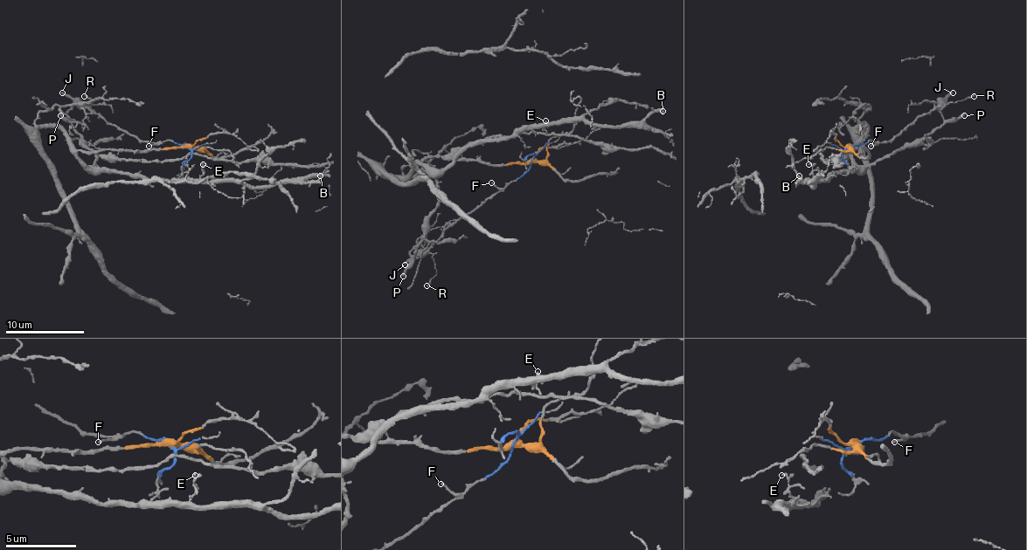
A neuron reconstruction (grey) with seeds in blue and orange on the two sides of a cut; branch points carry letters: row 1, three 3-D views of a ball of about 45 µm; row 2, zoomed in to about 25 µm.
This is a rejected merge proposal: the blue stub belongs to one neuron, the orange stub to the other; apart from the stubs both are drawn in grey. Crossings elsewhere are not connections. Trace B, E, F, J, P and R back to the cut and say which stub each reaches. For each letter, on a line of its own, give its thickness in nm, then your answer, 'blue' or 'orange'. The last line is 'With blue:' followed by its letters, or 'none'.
B: 110 nm | orange
E: 130 nm | orange
F: 130 nm | blue
J: 240 nm | blue
P: 260 nm | orange
R: 140 nm | blue
With blue: F, J, R

